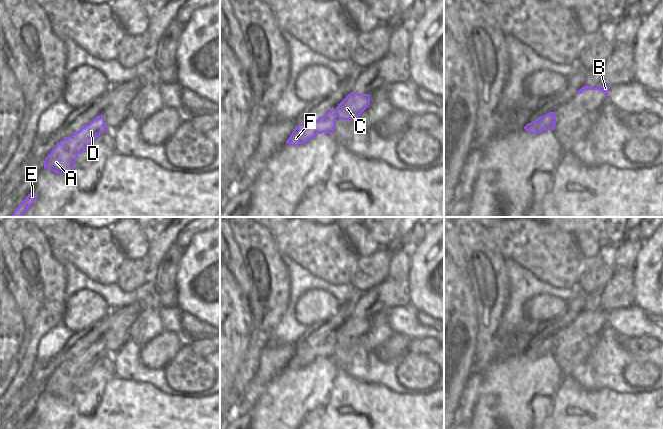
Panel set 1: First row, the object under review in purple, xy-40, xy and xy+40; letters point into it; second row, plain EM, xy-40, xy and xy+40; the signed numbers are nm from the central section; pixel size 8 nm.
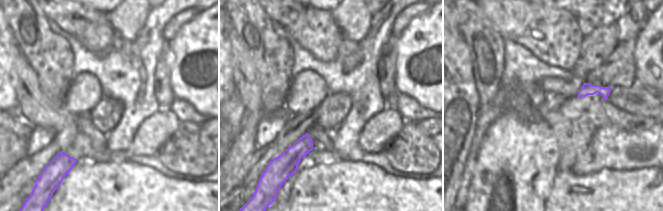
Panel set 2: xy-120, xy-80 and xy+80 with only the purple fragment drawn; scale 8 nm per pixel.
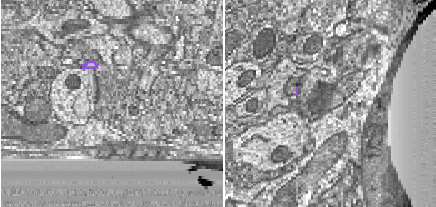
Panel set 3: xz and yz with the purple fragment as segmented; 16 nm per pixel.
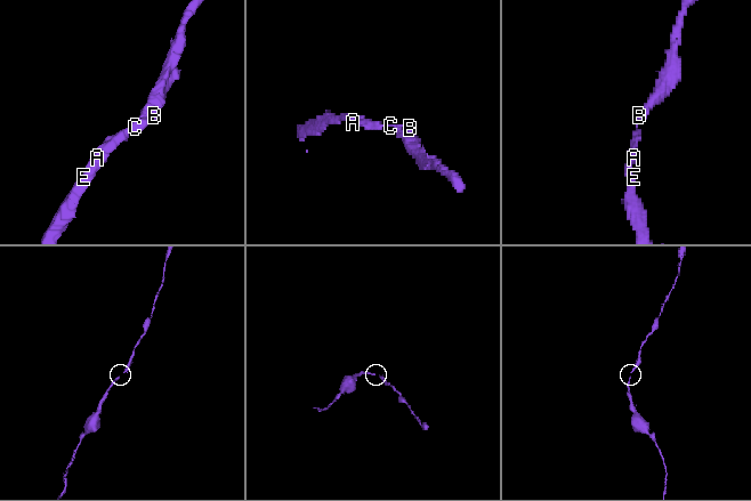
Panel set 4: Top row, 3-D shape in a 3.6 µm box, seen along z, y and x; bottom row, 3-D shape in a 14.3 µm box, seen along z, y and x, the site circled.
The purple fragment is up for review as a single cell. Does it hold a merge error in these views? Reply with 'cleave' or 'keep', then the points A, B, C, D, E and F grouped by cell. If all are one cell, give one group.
keep; groups A B C D E F

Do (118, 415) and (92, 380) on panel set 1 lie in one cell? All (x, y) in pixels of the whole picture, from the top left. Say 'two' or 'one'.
two

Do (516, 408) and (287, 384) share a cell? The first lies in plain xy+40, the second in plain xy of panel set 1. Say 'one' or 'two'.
one

